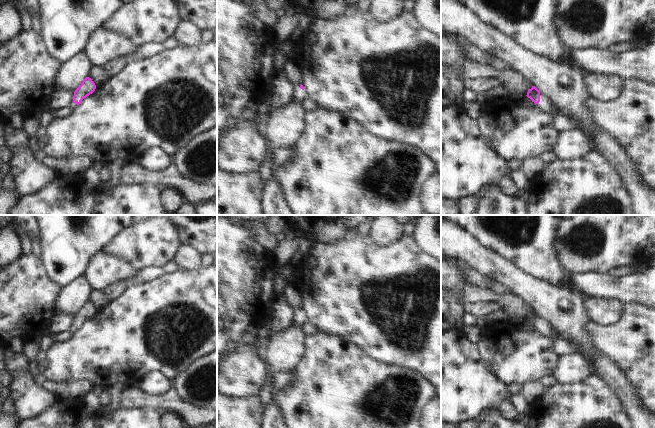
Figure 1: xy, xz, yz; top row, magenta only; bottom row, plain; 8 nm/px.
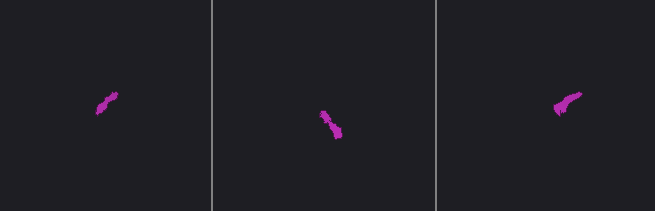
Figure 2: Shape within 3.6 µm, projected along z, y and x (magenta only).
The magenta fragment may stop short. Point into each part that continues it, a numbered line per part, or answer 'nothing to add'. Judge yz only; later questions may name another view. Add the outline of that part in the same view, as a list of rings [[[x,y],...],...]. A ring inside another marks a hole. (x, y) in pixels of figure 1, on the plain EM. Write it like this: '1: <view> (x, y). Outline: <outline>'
1: yz (545, 327). Outline: [[[540,317],[540,326],[535,328],[530,322],[526,319],[515,319],[513,322],[515,327],[524,328],[524,329],[536,329],[539,333],[542,333],[551,339],[555,340],[558,338],[558,334],[556,330],[552,327],[552,325],[543,317]]]

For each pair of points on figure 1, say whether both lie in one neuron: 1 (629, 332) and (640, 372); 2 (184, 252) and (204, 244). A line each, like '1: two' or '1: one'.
1: one
2: two

